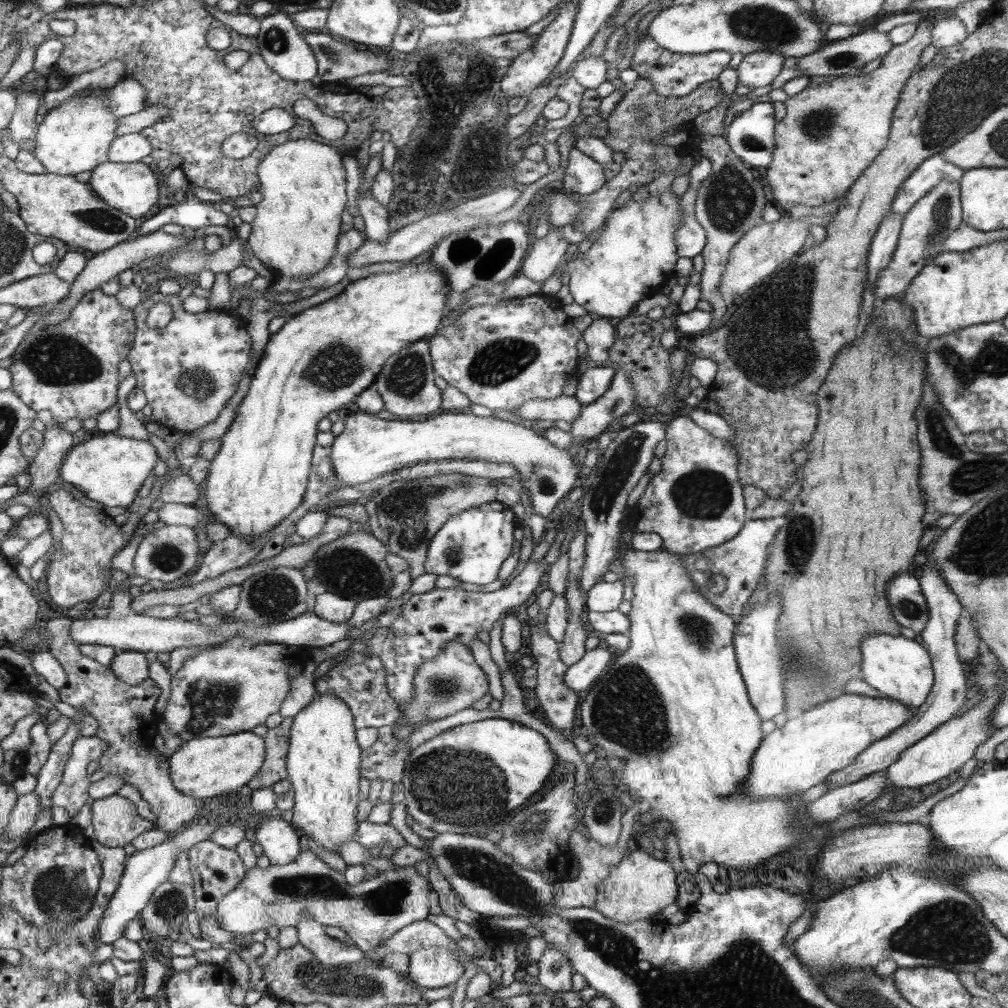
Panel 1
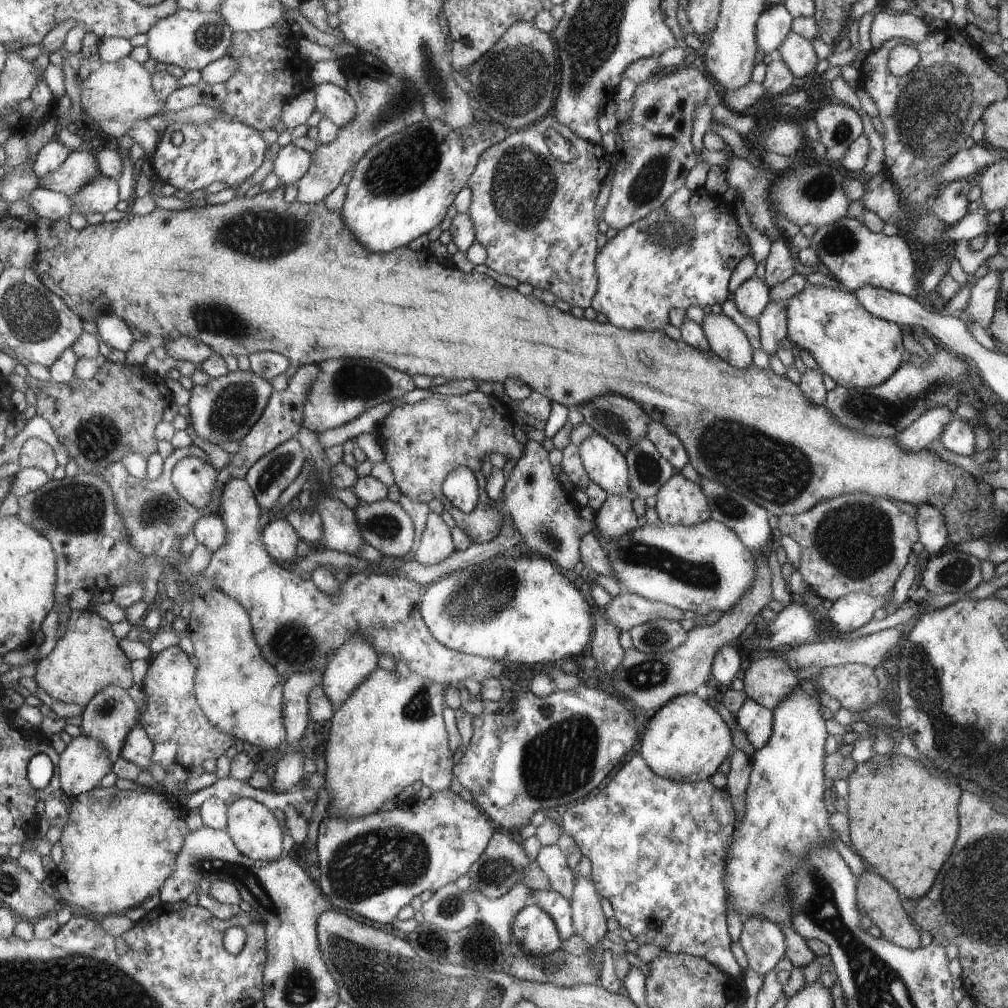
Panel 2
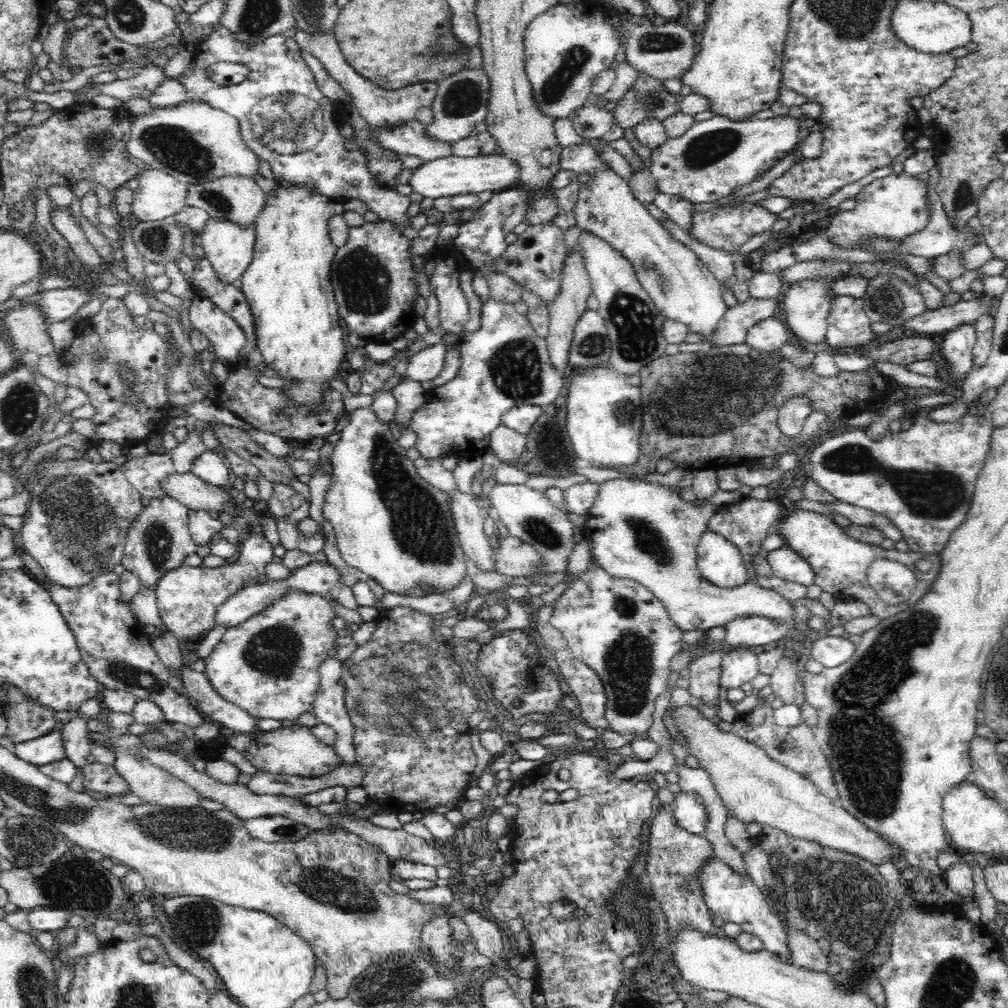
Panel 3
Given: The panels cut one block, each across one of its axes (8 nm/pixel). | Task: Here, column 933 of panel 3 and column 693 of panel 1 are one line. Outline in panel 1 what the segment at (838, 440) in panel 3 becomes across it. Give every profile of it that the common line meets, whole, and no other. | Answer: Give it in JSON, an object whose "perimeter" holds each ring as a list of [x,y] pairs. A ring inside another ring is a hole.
{"perimeter":[[[678,416],[669,419],[666,426],[666,451],[647,486],[632,508],[629,523],[633,532],[658,534],[663,541],[662,551],[680,556],[702,553],[735,539],[748,522],[750,511],[746,509],[743,498],[737,449],[702,428],[693,417]]]}

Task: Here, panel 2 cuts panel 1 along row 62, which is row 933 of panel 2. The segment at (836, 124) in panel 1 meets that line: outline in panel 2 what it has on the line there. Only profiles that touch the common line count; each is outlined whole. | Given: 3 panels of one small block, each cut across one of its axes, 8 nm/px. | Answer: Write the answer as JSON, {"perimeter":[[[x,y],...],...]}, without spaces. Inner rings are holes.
{"perimeter":[[[870,868],[857,879],[858,901],[861,906],[861,916],[870,916],[872,925],[882,931],[881,937],[900,945],[904,949],[921,949],[920,930],[913,924],[912,918],[905,912],[904,899],[884,877],[879,876]]]}

